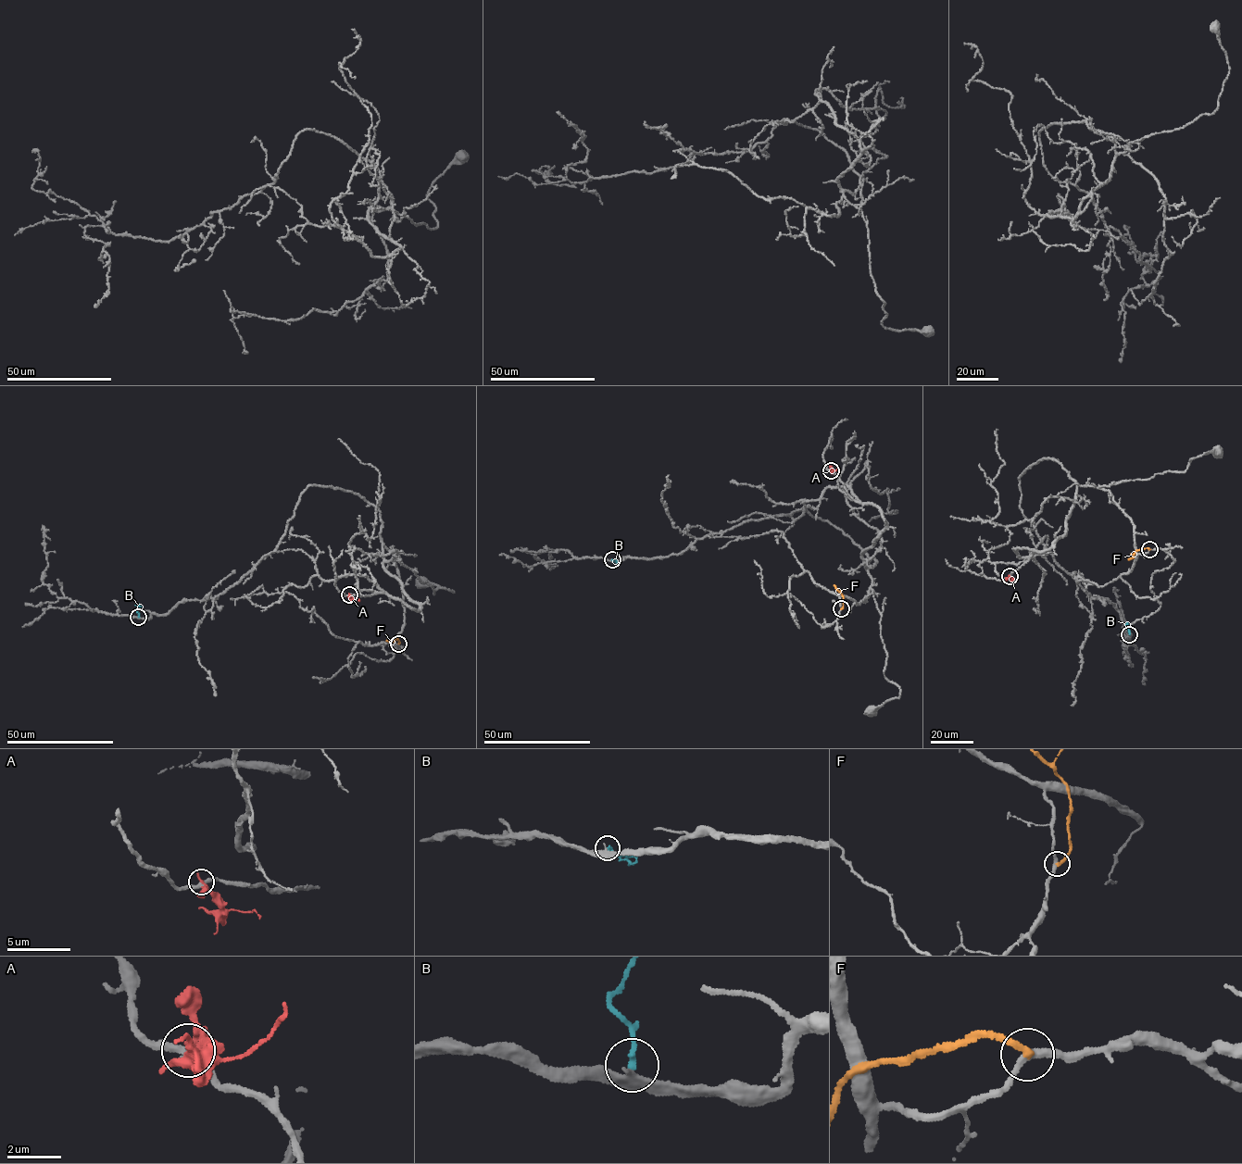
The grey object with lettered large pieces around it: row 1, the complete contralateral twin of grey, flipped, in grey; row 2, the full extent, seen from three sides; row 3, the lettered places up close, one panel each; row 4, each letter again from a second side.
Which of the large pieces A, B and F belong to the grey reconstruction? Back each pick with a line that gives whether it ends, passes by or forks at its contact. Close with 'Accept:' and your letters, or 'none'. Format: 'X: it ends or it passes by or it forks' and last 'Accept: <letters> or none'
Accept: none

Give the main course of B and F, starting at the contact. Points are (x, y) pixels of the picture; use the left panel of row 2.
B: (139, 617), (139, 606), (134, 605)
F: (398, 644), (397, 639), (391, 643), (387, 639)

